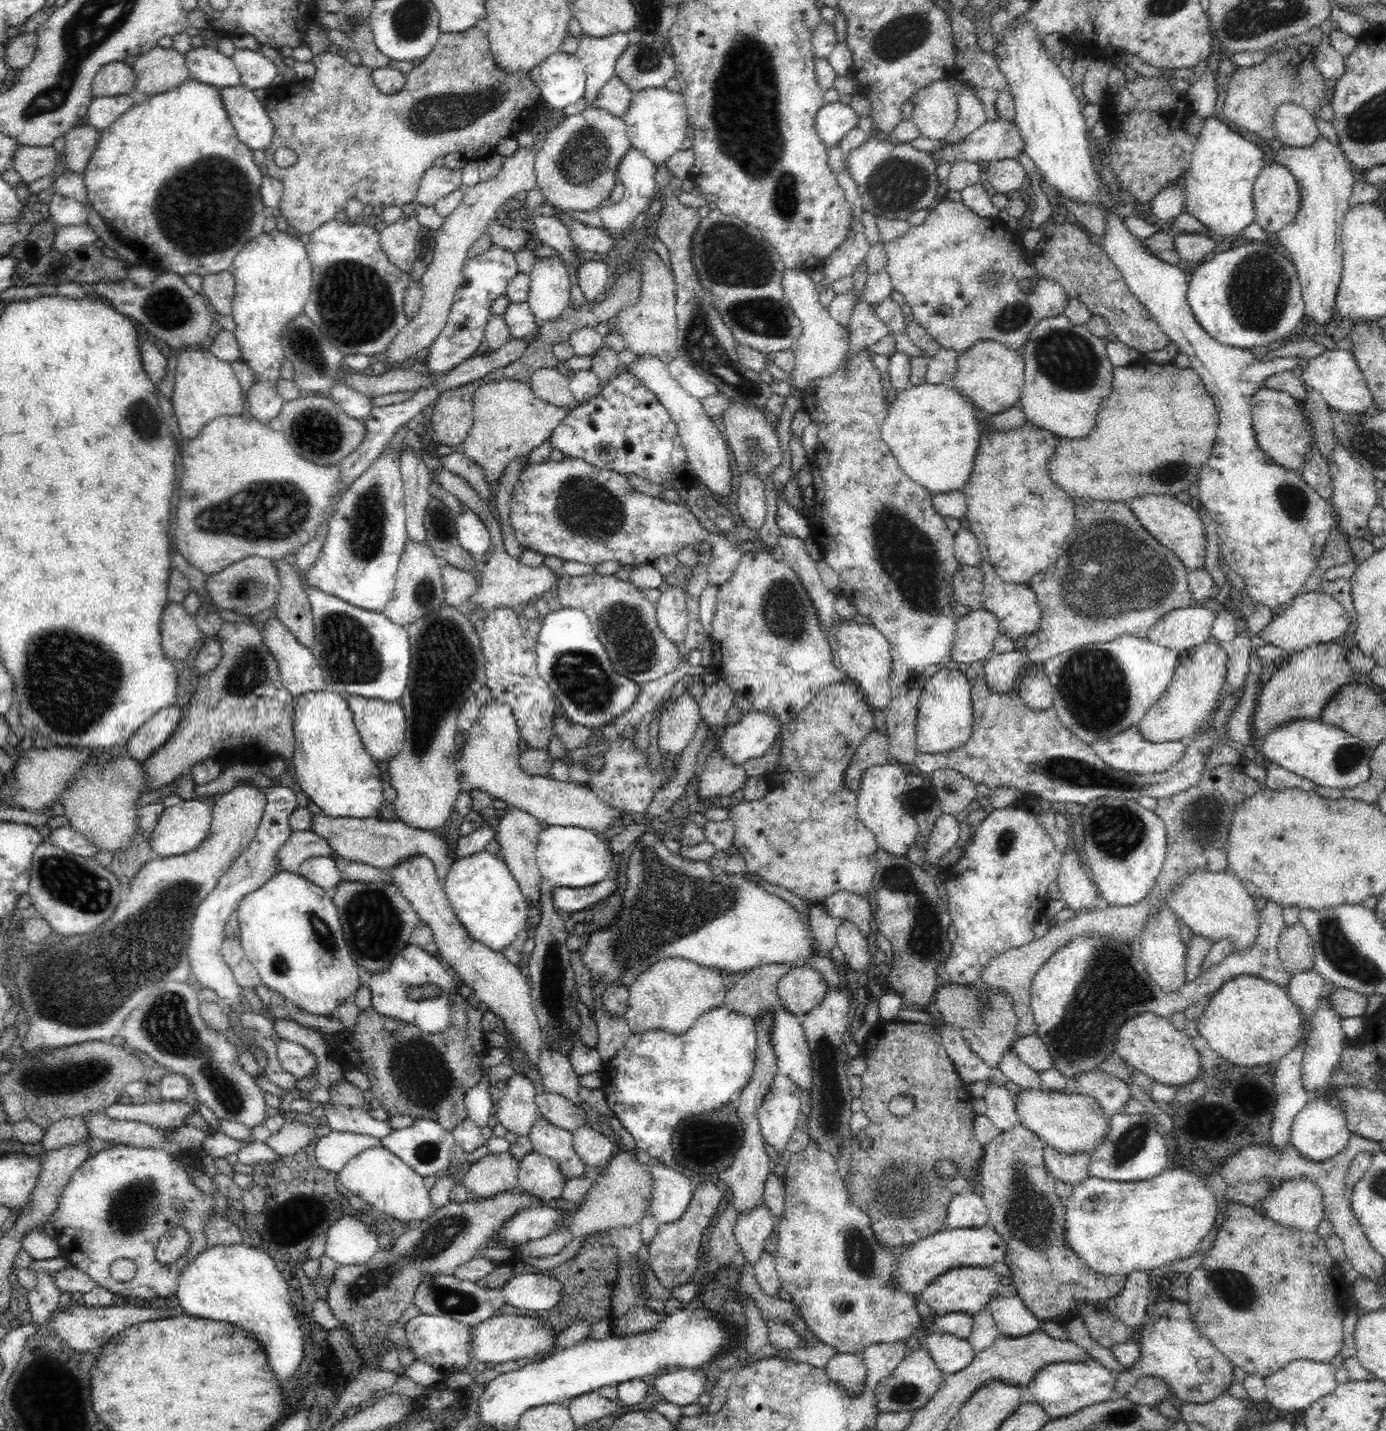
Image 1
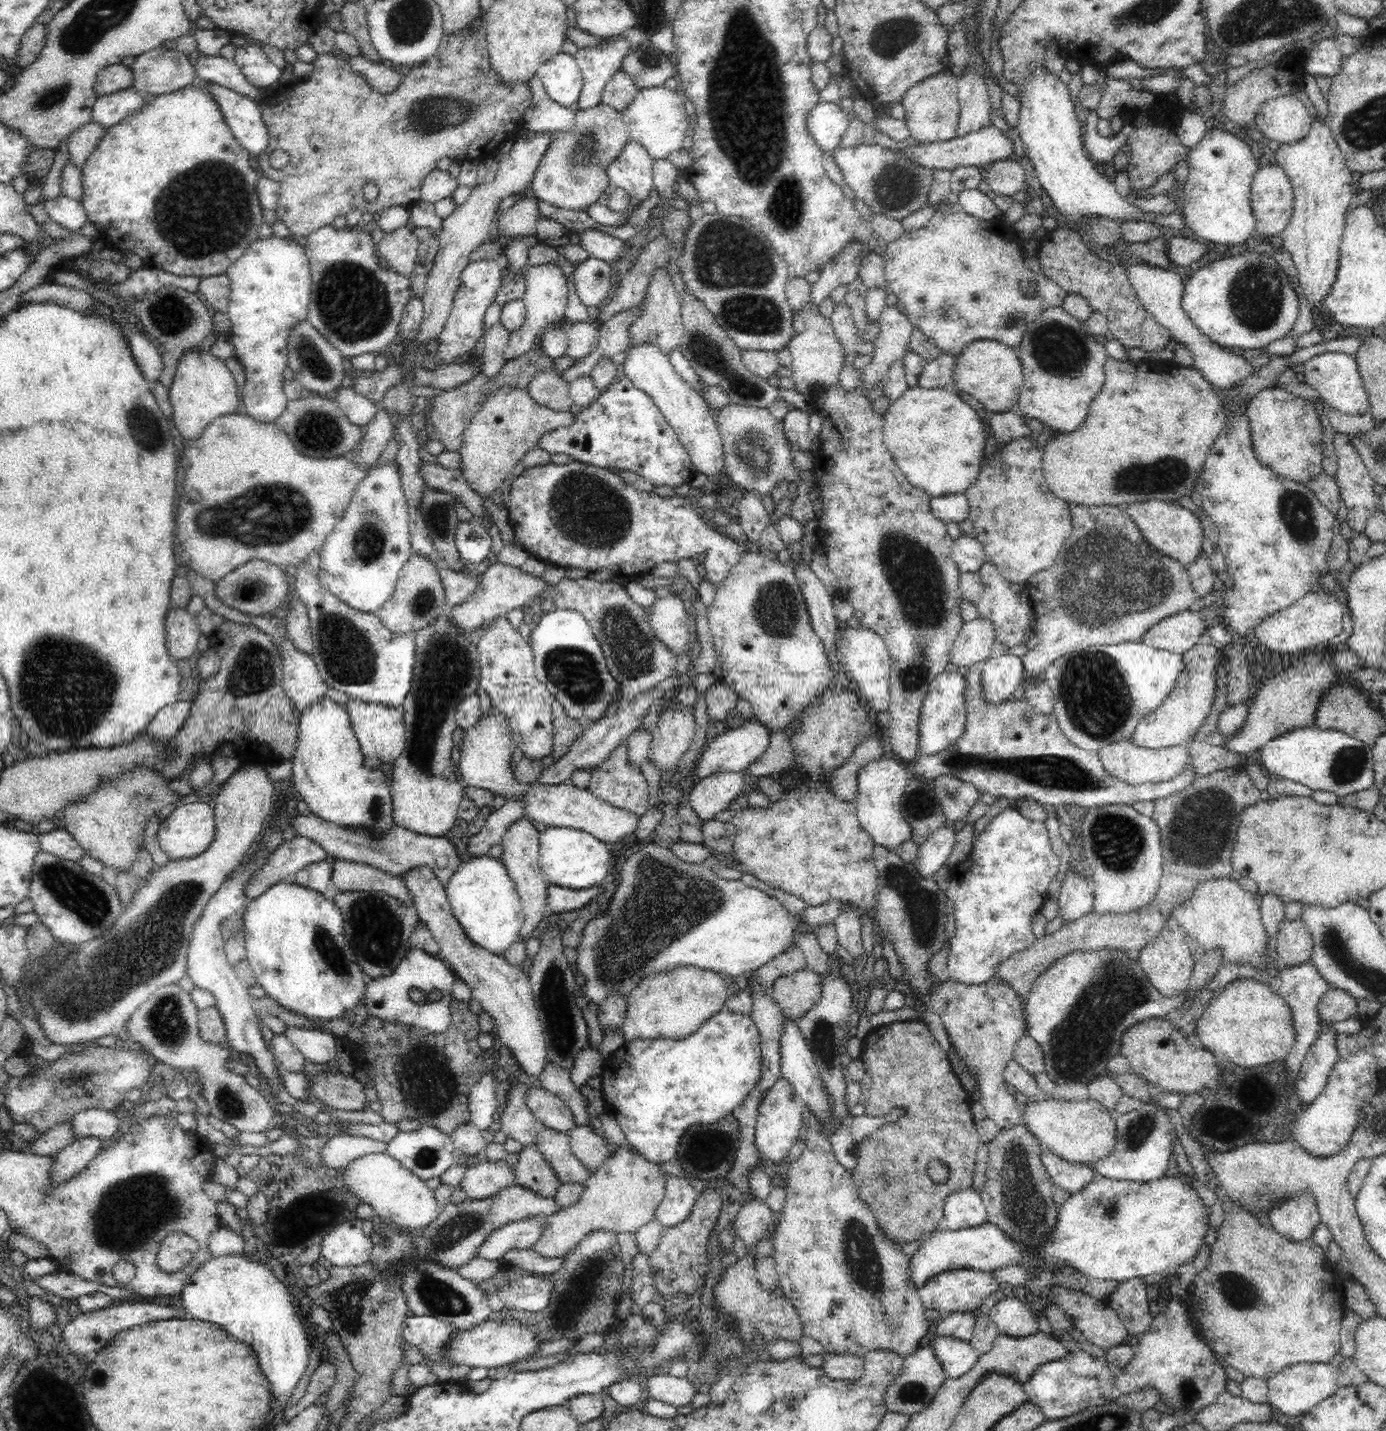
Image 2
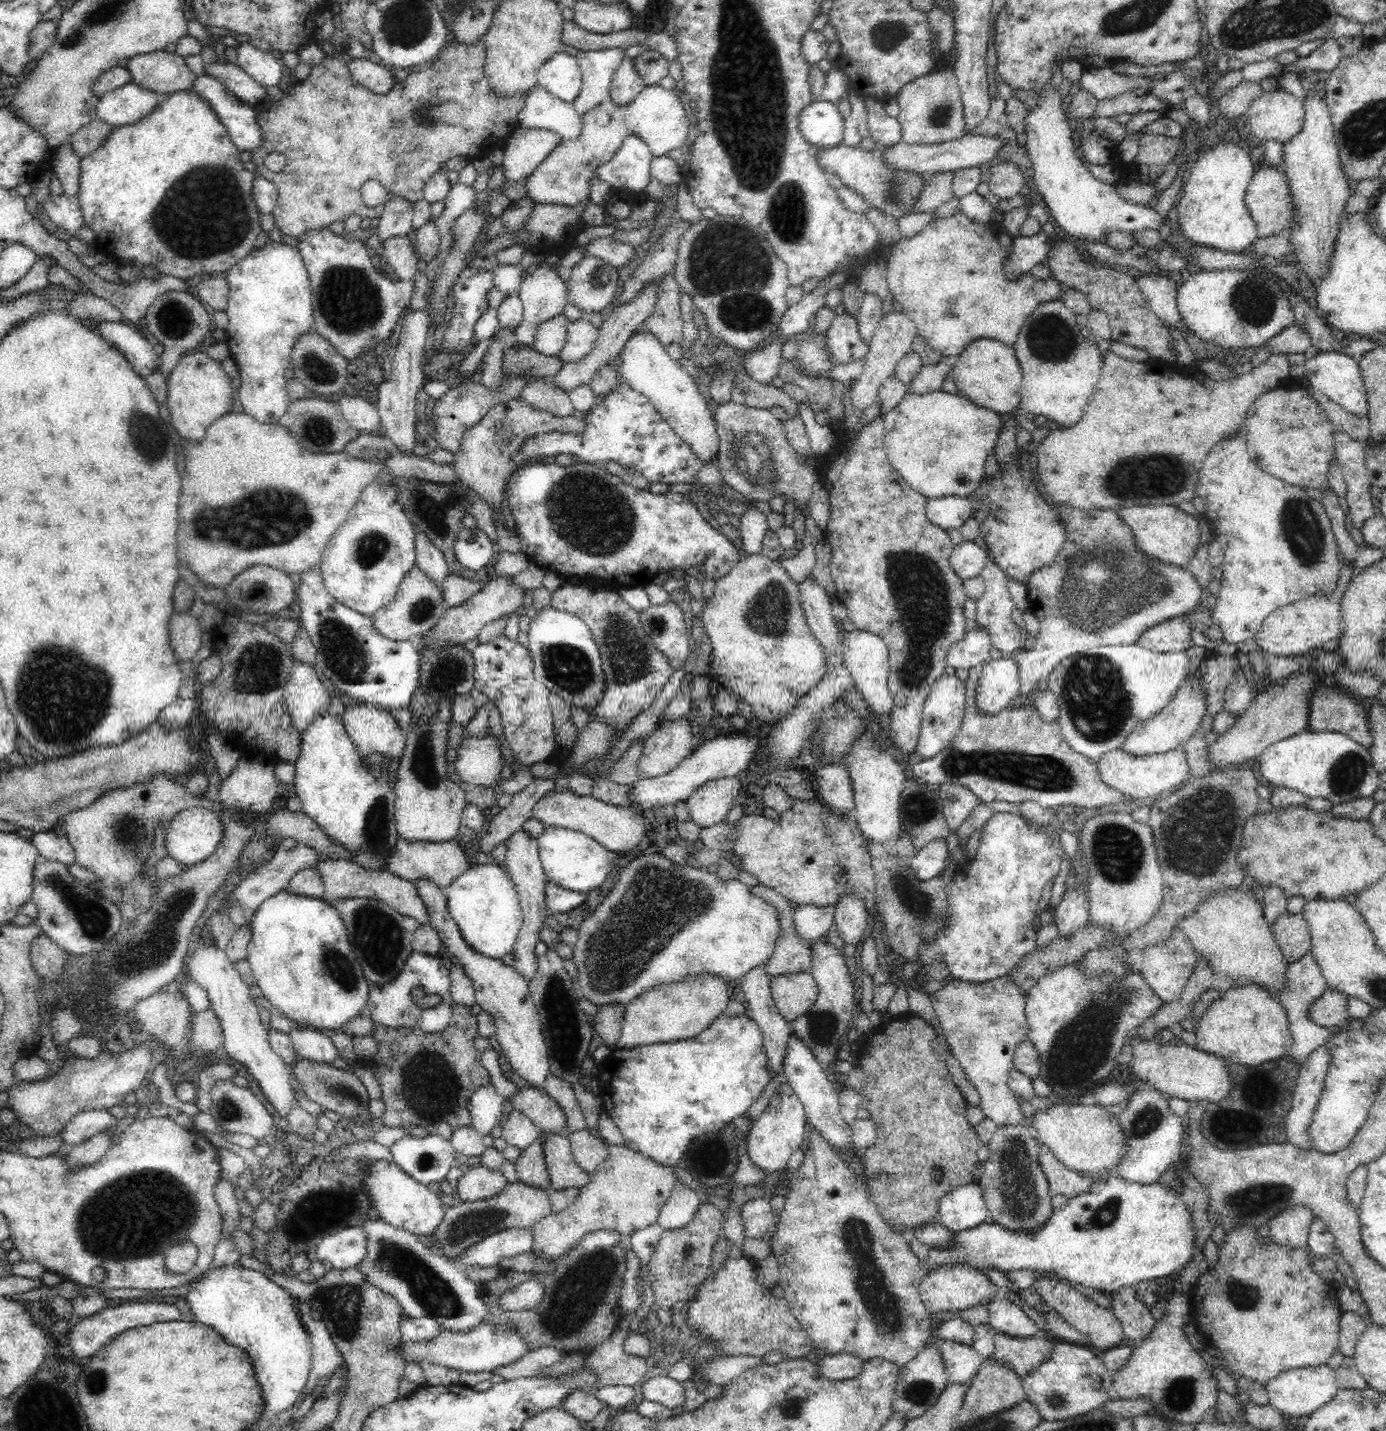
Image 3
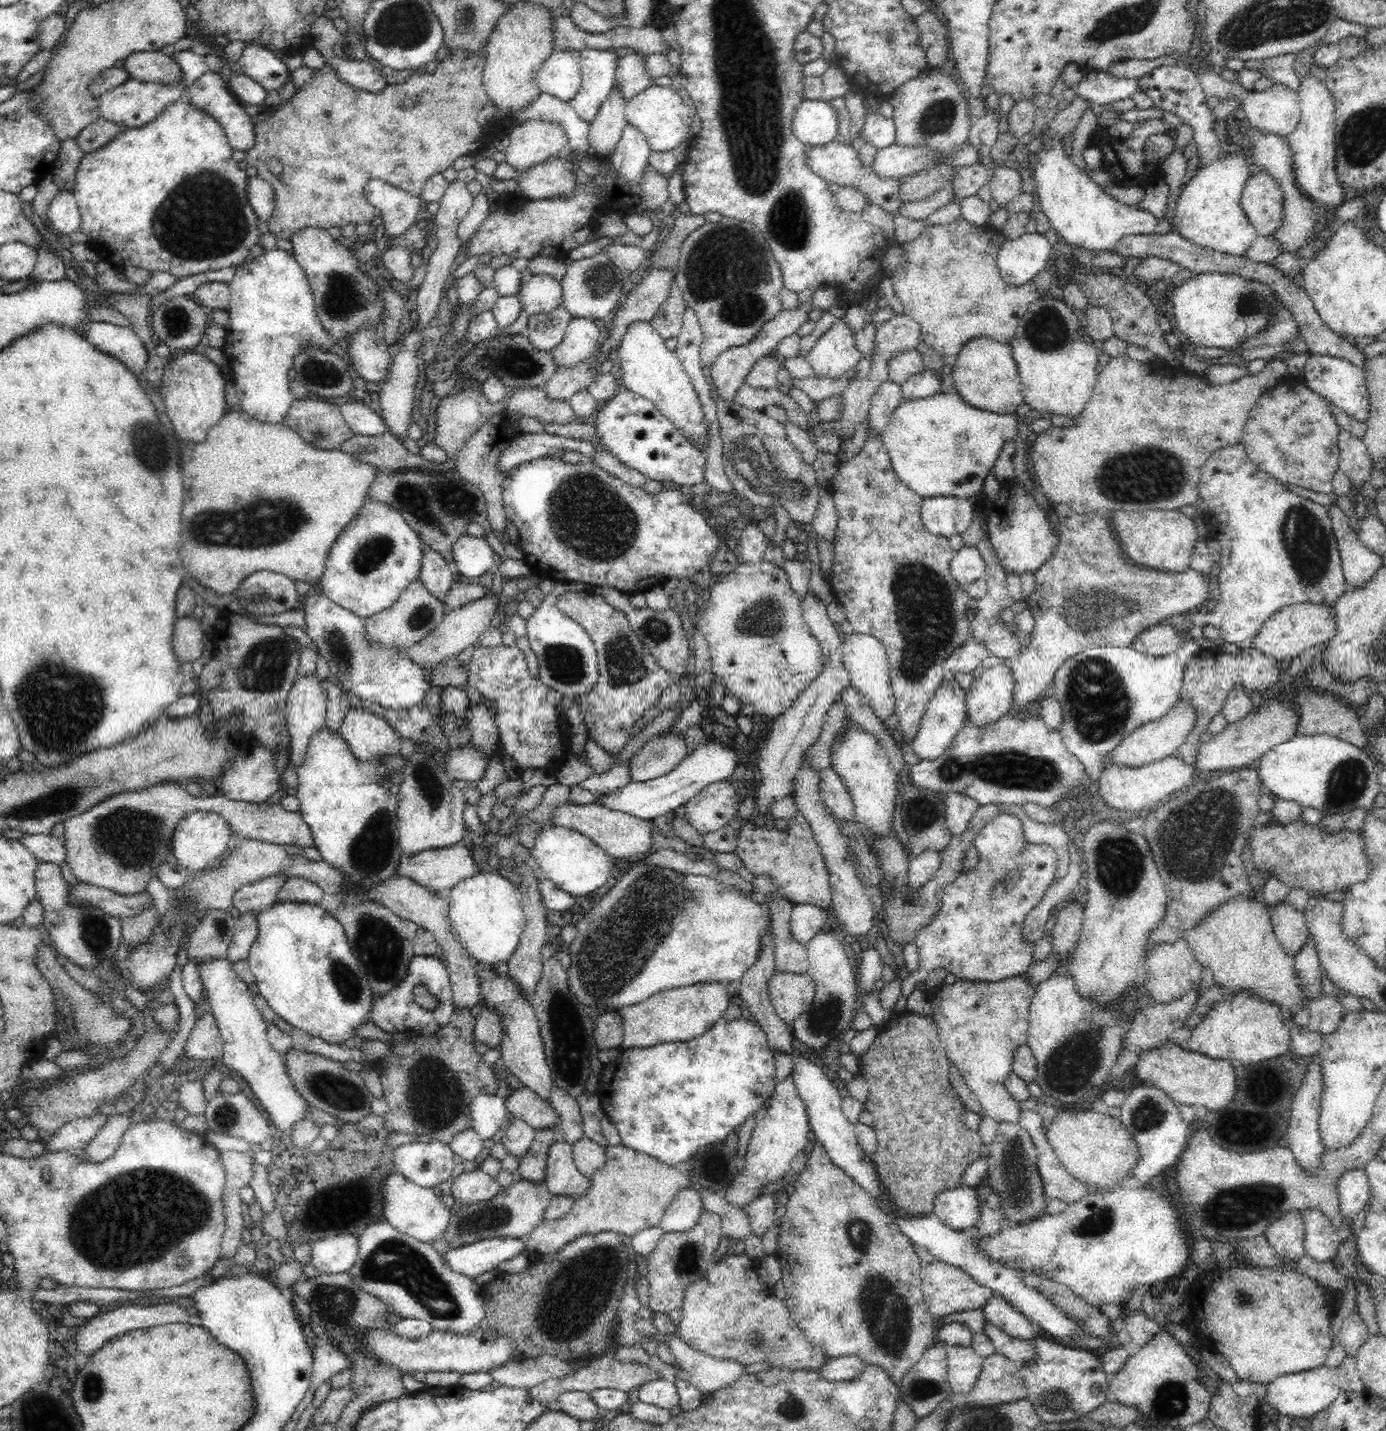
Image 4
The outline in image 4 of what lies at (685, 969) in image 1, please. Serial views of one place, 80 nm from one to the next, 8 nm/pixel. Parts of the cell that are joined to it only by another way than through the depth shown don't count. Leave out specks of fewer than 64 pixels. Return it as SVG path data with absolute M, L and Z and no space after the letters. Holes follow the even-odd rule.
M724 983L697 984L653 994L640 1004L618 1010L625 1032L621 1046L643 1049L660 1043L691 1041L710 1030L728 1006Z

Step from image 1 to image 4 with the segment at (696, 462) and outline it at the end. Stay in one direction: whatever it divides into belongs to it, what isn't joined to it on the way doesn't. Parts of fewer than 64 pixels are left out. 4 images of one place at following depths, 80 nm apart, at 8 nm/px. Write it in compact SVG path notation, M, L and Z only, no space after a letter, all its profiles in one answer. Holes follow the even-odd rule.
M632 322L617 346L617 355L622 371L621 387L652 401L660 413L687 438L698 440L702 450L707 448L706 422L698 403L698 395L684 370L676 351L669 349L667 341L652 326L651 322Z

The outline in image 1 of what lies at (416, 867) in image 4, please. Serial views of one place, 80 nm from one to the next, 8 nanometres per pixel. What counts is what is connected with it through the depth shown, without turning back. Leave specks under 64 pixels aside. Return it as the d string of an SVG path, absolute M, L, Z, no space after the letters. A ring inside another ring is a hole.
M322 813L312 814L312 824L308 831L324 837L324 840L332 849L332 856L340 857L352 862L361 862L379 869L392 870L400 863L422 855L436 867L438 881L444 886L449 868L454 862L450 857L449 846L440 836L432 831L423 831L412 828L402 821L378 821L378 819L354 819L354 818L332 818Z

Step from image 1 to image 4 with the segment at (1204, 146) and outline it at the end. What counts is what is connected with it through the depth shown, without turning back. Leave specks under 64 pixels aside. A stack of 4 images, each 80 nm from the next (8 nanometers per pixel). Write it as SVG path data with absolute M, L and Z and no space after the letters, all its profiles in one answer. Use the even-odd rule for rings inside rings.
M1224 153L1220 162L1197 170L1198 174L1184 184L1175 212L1176 230L1191 243L1231 257L1244 256L1256 240L1254 226L1240 207L1249 166L1238 153Z

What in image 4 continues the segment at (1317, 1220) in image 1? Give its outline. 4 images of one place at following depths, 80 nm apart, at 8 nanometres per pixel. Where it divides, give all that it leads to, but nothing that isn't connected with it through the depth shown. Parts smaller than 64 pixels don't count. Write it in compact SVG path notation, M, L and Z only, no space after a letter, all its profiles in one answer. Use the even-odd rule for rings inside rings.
M1298 1211L1281 1215L1264 1230L1264 1236L1276 1256L1294 1262L1304 1256L1304 1223Z

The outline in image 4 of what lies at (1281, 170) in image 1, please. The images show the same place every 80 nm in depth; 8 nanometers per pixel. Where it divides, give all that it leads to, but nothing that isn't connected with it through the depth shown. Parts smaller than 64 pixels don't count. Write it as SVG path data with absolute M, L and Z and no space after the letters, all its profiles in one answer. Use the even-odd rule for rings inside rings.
M1260 172L1247 178L1240 207L1256 234L1269 237L1282 222L1283 195L1276 181Z

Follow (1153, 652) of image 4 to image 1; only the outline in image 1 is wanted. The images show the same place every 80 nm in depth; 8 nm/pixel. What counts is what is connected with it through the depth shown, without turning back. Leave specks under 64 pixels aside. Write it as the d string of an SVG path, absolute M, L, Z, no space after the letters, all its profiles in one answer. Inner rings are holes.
M1195 604L1166 614L1156 625L1152 625L1146 638L1157 646L1181 653L1207 641L1214 622L1214 612Z

